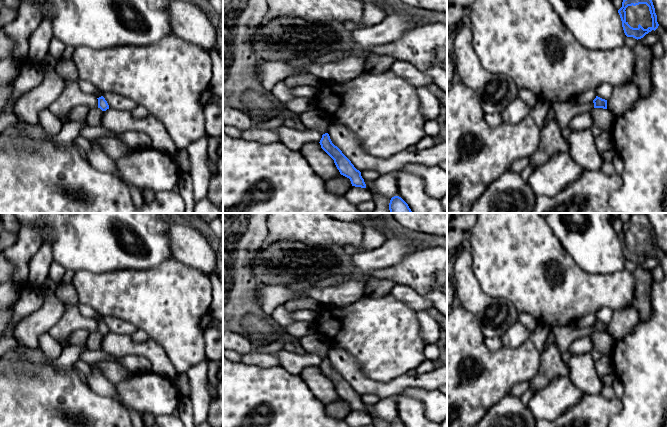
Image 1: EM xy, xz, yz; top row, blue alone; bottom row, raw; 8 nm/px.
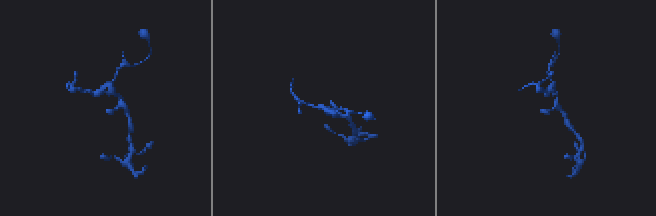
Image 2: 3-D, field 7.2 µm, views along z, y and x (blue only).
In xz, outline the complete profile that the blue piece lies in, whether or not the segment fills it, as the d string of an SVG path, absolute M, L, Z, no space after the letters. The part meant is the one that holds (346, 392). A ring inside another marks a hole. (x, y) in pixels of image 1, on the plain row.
M328 357L322 359L319 367L321 372L334 384L340 398L350 403L352 410L366 412L361 396L357 394L342 375L332 367Z

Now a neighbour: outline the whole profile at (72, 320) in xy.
M66 304L63 316L48 332L58 343L69 346L67 338L79 329L93 333L98 331L98 323L95 319L82 316L77 305Z

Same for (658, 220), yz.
M646 213L657 239L657 246L661 254L667 253L667 213Z

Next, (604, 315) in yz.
M603 307L597 311L595 317L598 321L608 324L613 316L613 311L610 308Z

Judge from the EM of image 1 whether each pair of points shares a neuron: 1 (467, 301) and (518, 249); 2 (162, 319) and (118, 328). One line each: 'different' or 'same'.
1: different
2: different

